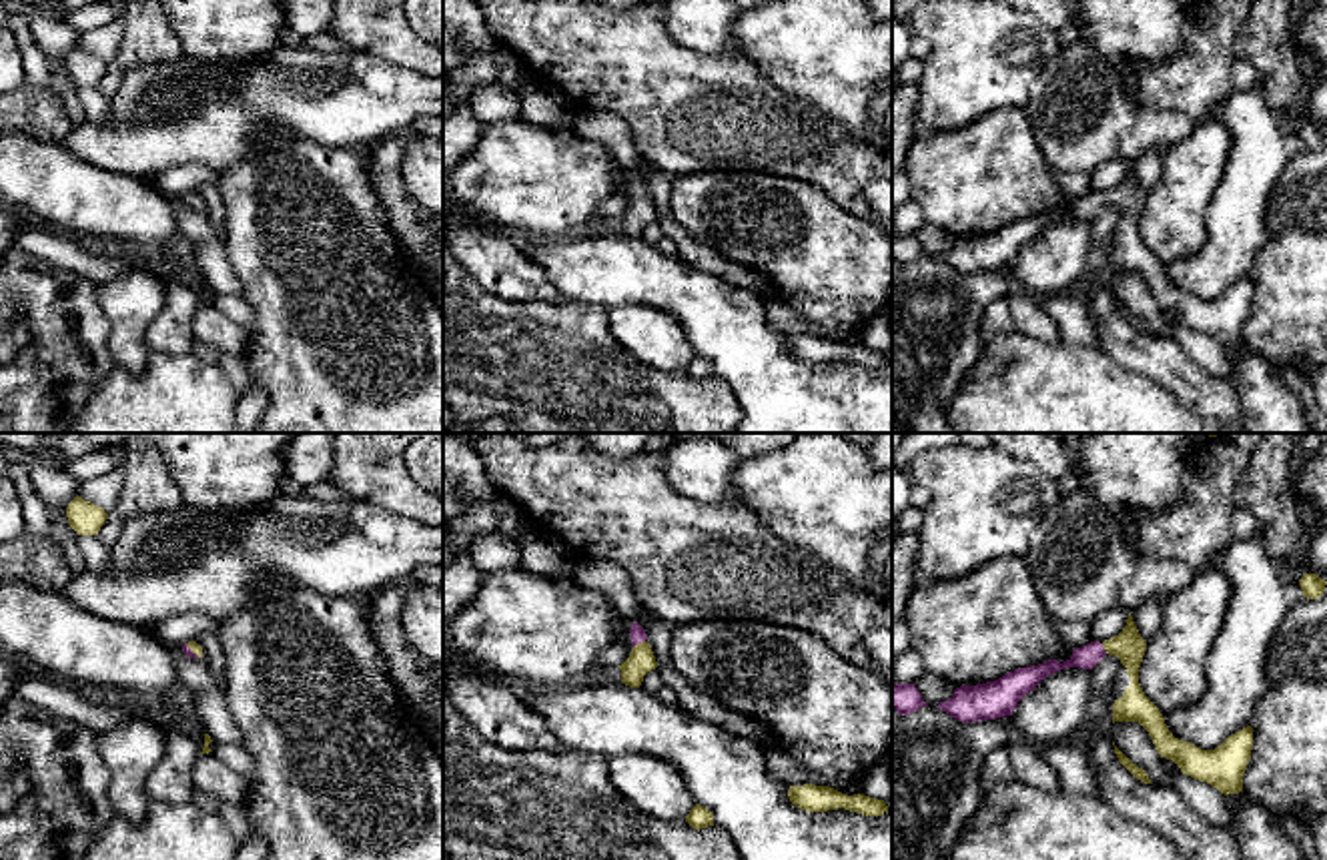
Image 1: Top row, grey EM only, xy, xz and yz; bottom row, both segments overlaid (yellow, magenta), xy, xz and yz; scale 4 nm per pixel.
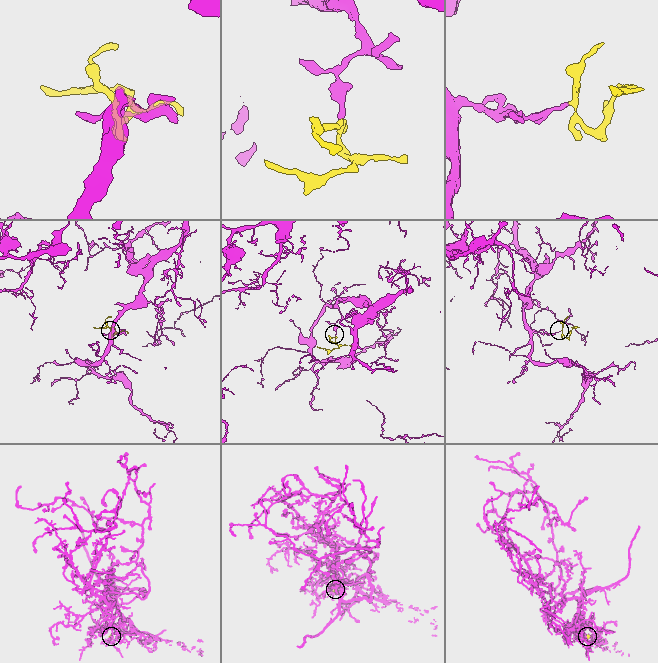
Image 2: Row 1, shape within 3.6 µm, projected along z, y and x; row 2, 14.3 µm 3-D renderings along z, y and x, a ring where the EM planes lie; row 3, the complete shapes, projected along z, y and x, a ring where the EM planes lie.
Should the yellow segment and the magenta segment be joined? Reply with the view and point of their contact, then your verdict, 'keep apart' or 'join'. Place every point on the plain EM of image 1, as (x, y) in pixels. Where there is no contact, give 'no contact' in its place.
xz (638, 195) | join

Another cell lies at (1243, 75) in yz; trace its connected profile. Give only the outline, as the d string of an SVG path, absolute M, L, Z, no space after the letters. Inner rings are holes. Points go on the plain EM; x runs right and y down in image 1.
M1233 56L1231 62L1231 84L1235 90L1247 90L1255 84L1257 70L1251 60Z

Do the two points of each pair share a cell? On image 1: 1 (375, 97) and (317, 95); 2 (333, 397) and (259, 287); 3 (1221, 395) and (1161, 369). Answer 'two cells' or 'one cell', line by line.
1: one cell
2: one cell
3: one cell

